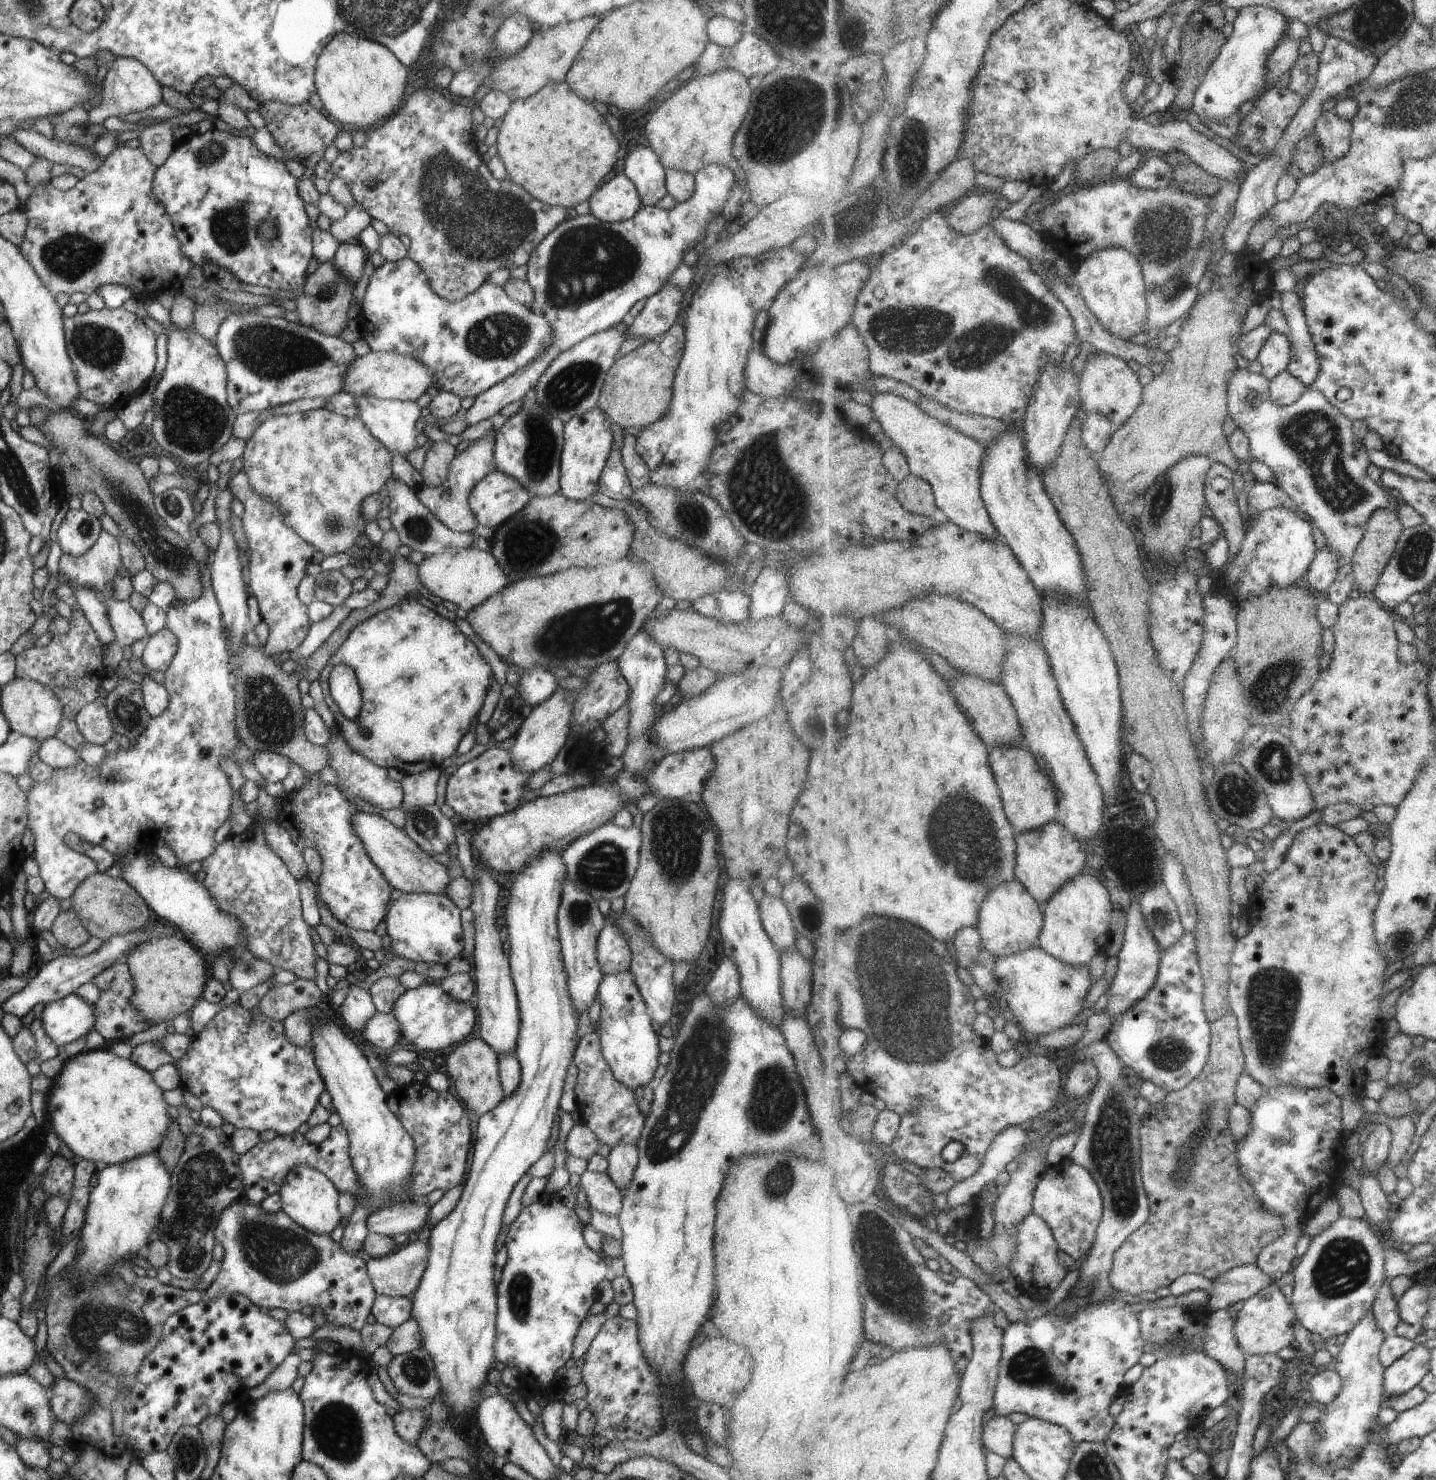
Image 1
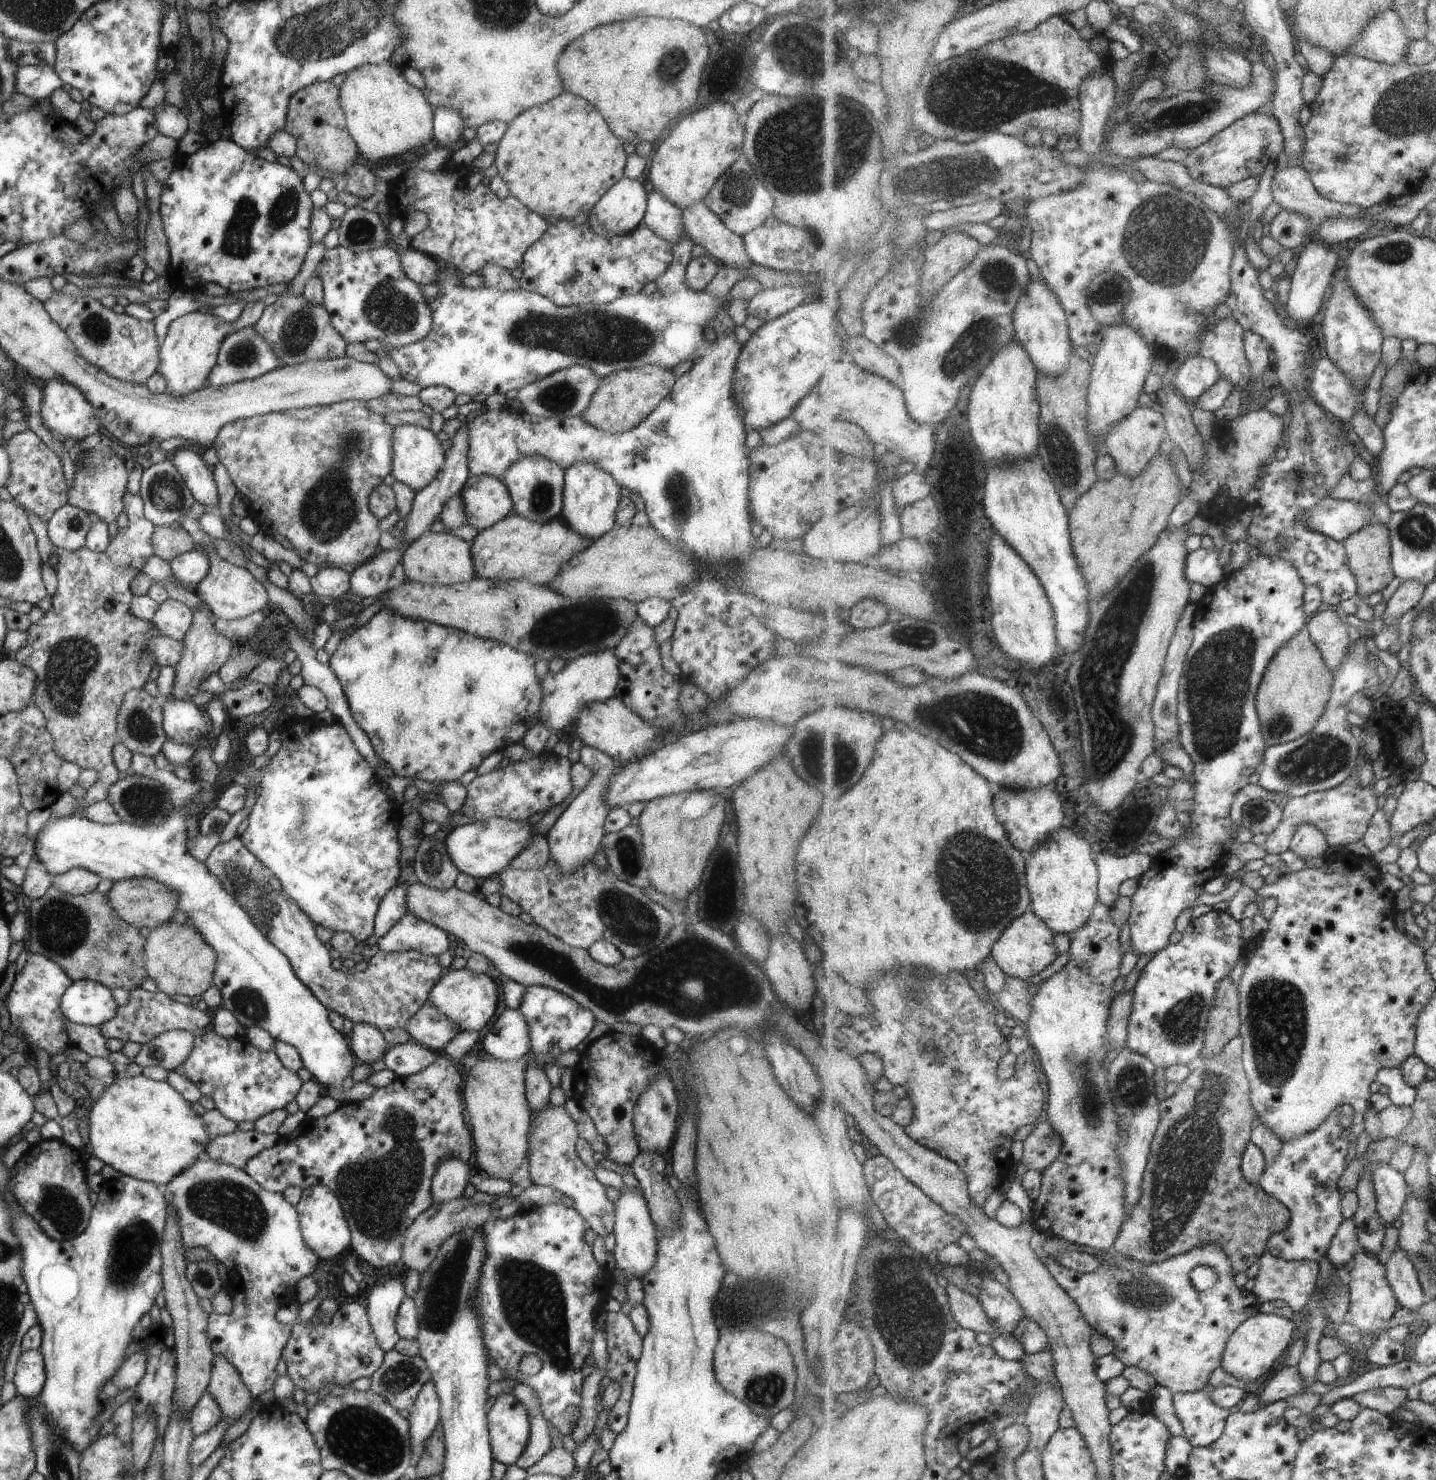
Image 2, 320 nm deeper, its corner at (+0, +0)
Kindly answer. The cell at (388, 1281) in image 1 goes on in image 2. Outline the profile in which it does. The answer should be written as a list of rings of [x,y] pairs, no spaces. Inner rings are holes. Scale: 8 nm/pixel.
[[[385,1278],[382,1282],[375,1283],[363,1294],[373,1334],[383,1352],[394,1348],[400,1336],[395,1330],[395,1317],[399,1304],[405,1297],[403,1284],[395,1278]]]

